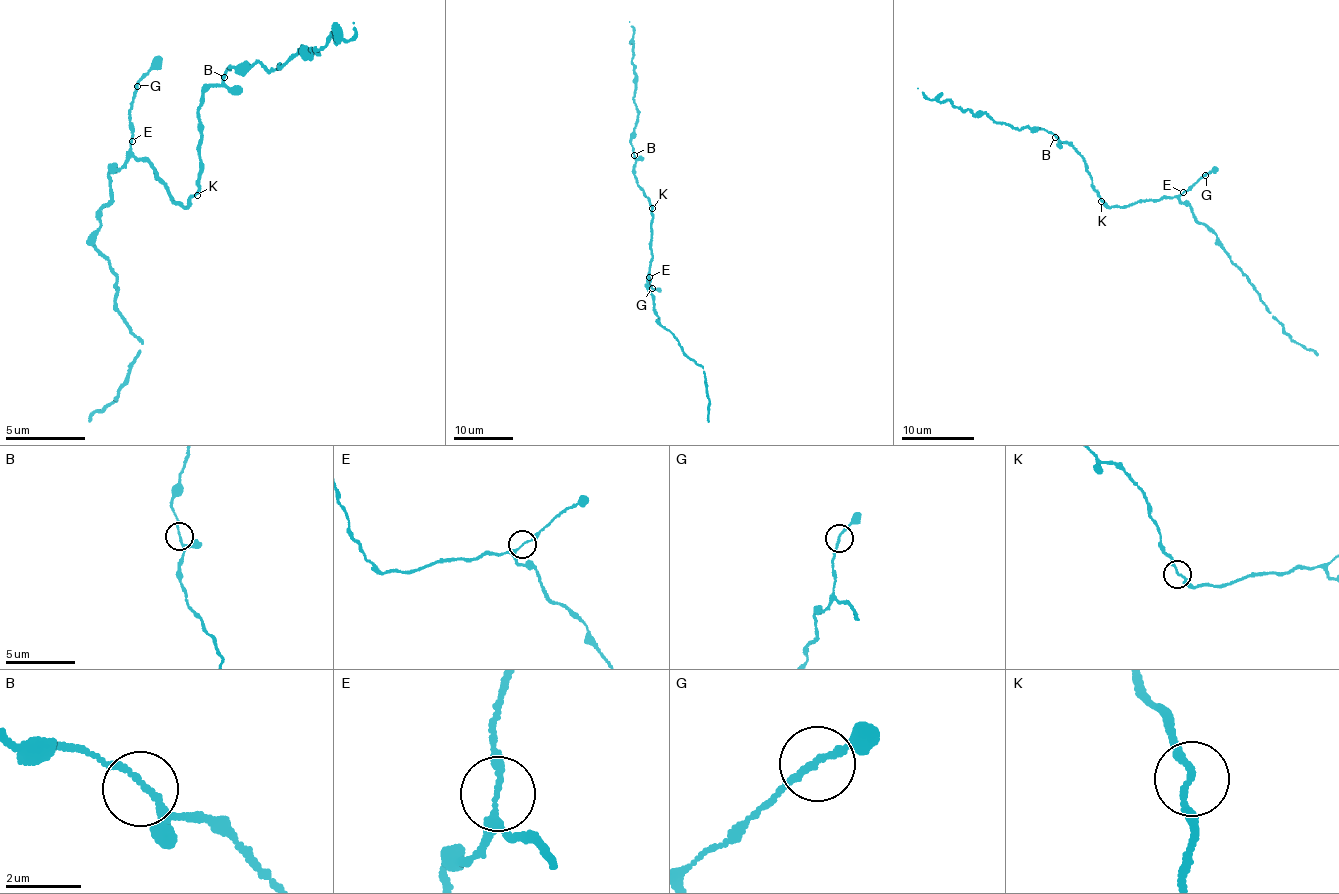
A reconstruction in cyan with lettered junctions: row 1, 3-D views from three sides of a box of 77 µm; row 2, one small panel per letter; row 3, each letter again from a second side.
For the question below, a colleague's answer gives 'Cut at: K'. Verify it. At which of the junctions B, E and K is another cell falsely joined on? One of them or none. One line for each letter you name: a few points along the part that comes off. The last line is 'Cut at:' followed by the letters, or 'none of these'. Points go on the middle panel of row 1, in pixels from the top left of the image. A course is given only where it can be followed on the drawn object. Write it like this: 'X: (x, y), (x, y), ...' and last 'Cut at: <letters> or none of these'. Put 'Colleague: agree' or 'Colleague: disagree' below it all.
Cut at: none of these
Colleague: disagree

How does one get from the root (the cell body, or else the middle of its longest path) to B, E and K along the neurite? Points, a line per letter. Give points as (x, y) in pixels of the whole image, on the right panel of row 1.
B: (1124, 206), (1110, 207), (1101, 199), (1091, 184), (1084, 158), (1055, 137)
E: (1124, 206), (1177, 197), (1183, 192)
K: (1124, 206), (1110, 207), (1101, 201)

